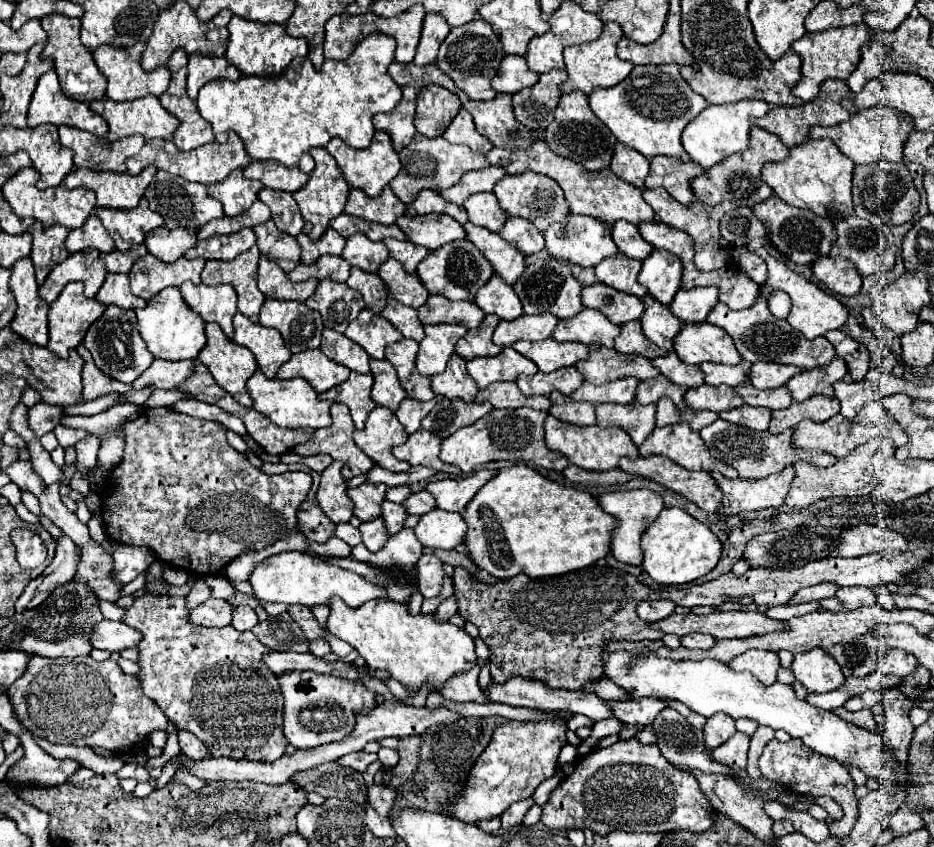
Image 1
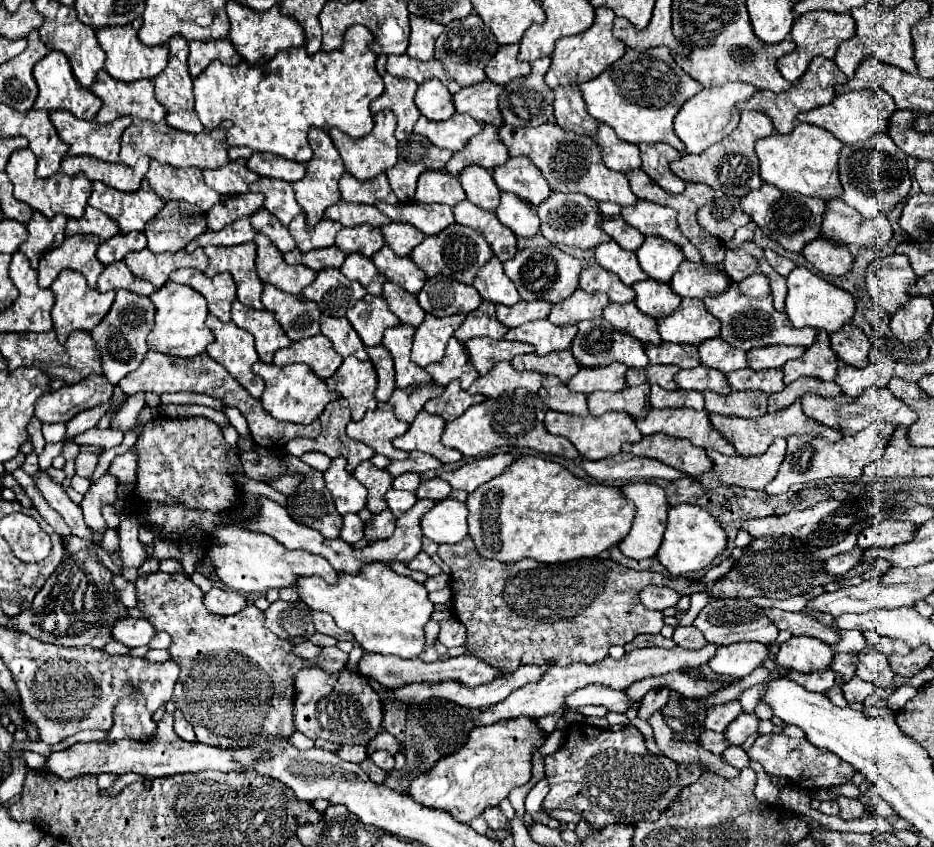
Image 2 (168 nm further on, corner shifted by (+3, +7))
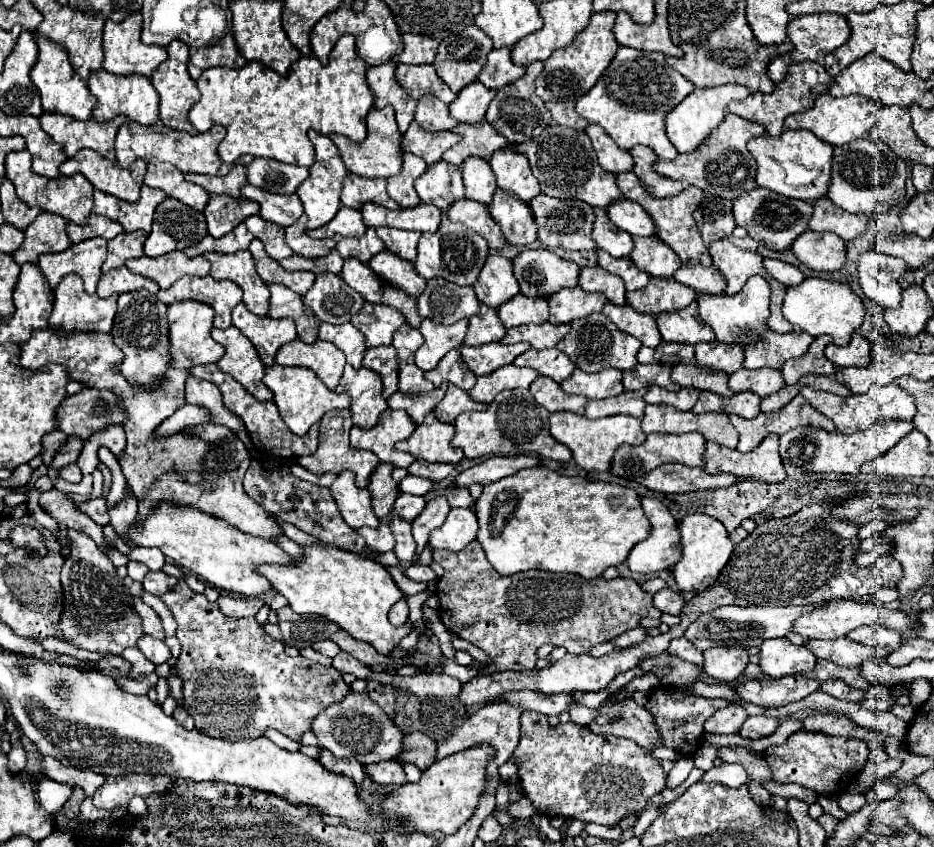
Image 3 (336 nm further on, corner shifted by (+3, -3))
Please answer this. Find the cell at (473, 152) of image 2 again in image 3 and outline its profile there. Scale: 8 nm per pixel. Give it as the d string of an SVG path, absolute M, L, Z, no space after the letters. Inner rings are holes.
M484 122L482 126L458 124L454 130L458 134L462 134L462 140L458 142L458 146L454 146L442 154L442 160L448 164L454 164L454 166L460 166L470 156L488 160L494 152L506 148L506 144L508 144L508 140L504 136L496 134L496 130L492 130L492 126L488 126L488 122Z

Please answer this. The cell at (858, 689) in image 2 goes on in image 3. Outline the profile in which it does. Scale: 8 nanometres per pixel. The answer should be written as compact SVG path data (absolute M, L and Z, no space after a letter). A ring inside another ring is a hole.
M870 686L864 692L864 698L860 704L868 710L890 710L894 700L892 700L892 694L886 686Z

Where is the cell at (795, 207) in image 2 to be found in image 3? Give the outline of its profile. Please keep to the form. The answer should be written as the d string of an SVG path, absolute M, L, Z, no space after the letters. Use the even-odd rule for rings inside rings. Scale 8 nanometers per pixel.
M756 188L732 202L732 214L736 224L748 230L748 236L758 240L764 248L786 252L792 248L792 242L808 230L808 222L812 218L812 204L780 196L768 188Z

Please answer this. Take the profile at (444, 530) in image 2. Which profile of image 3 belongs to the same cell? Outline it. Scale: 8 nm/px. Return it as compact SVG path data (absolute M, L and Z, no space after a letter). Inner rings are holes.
M452 508L446 522L432 530L430 546L460 552L476 538L476 530L478 522L472 508Z

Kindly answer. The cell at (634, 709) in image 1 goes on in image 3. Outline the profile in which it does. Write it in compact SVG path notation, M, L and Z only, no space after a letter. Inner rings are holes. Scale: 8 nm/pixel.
M524 690L524 694L508 694L504 702L520 702L526 710L536 710L546 716L560 716L562 712L568 712L570 706L578 704L568 694L532 694L530 690Z

